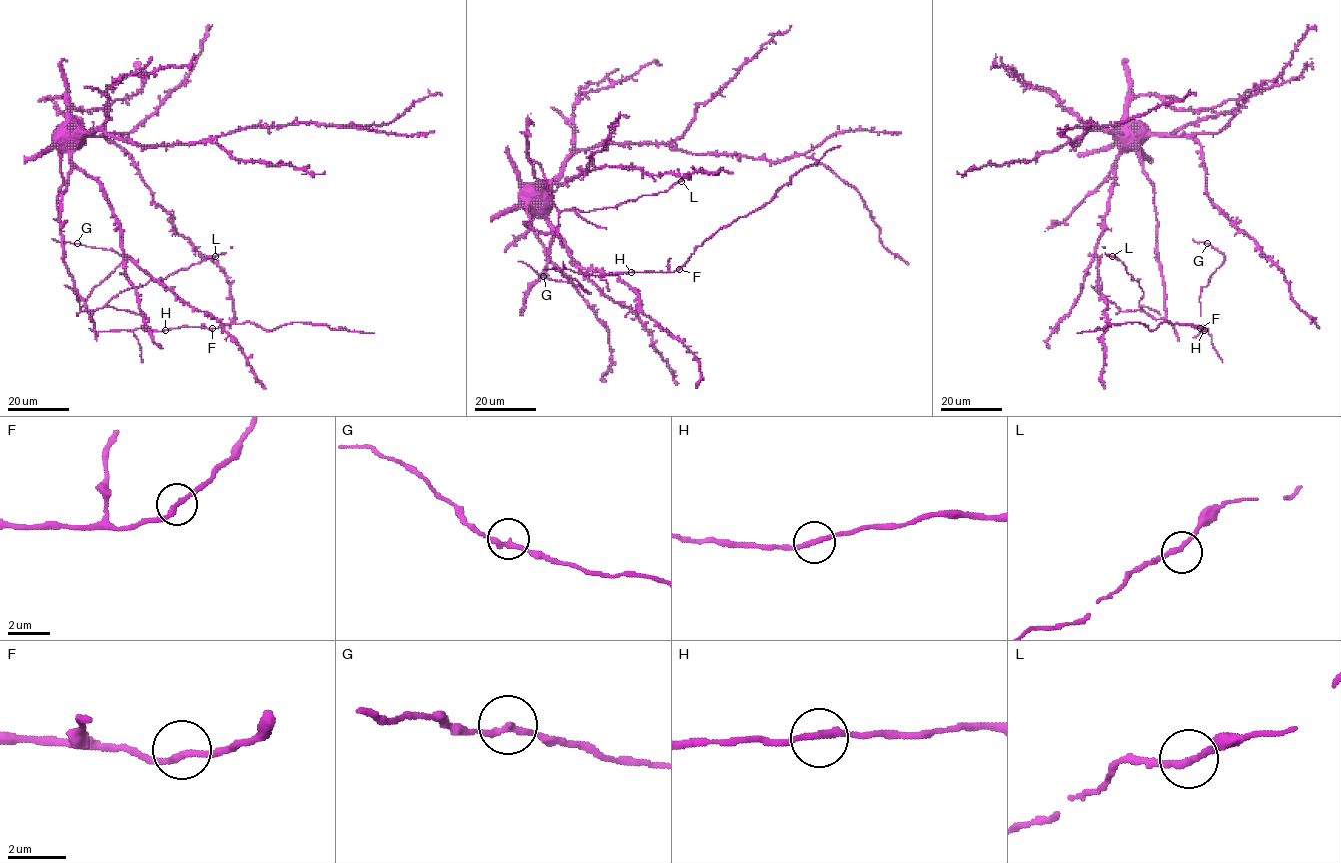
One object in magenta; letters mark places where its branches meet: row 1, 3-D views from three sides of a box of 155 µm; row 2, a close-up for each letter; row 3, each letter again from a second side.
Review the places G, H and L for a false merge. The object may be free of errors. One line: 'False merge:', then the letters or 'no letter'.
False merge: no letter

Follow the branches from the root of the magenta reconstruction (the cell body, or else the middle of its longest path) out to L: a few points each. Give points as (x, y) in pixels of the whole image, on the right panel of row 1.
L: (1154, 187), (1165, 318), (1153, 318), (1141, 309), (1139, 301), (1144, 294), (1138, 282), (1112, 256)

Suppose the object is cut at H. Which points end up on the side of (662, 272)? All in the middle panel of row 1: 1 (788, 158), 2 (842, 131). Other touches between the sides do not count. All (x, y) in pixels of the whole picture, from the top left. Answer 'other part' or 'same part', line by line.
1: other part
2: other part

